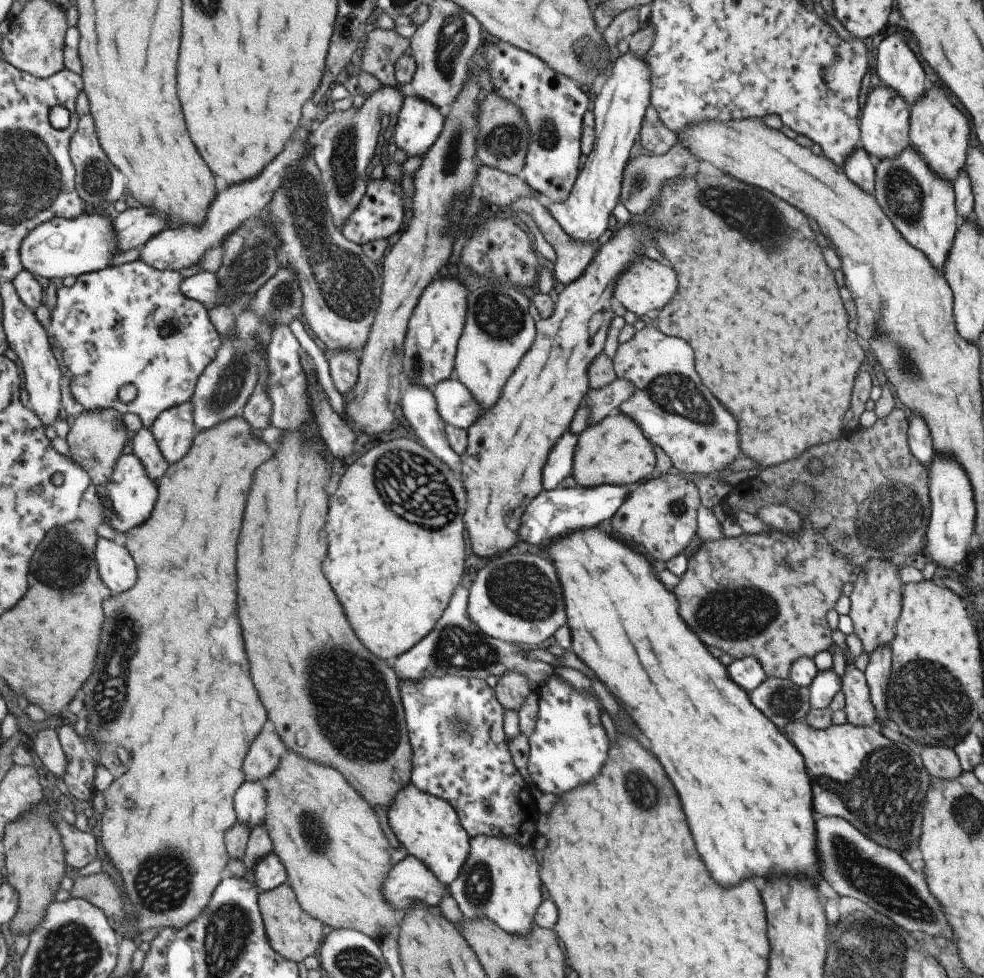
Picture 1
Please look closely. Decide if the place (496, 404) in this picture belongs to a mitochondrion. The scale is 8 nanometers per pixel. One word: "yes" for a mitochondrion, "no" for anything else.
no

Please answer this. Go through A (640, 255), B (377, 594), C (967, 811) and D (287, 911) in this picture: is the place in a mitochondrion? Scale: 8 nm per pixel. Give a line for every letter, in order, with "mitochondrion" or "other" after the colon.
A: other
B: other
C: mitochondrion
D: other

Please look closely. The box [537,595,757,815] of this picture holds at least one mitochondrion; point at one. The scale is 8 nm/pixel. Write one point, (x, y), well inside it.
(642, 797)

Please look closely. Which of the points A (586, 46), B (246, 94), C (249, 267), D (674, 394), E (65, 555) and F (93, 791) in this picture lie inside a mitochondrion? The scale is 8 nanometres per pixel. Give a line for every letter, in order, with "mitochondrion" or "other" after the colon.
A: mitochondrion
B: other
C: mitochondrion
D: mitochondrion
E: mitochondrion
F: other

